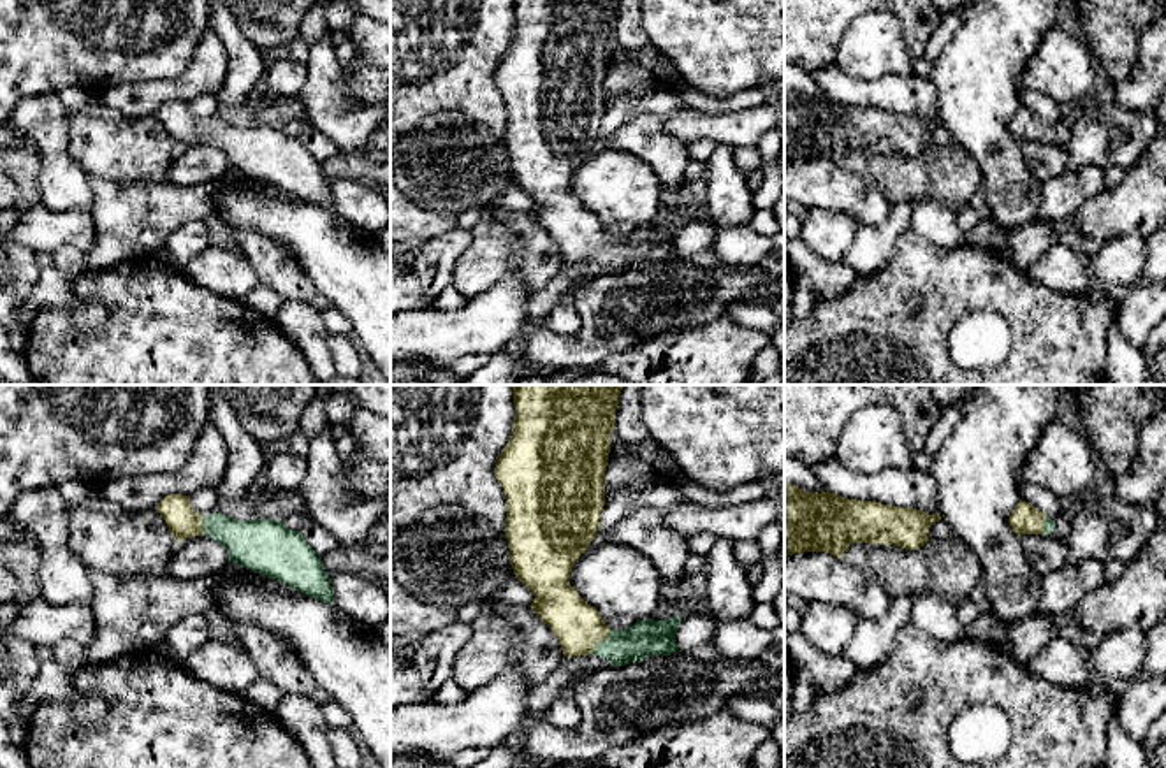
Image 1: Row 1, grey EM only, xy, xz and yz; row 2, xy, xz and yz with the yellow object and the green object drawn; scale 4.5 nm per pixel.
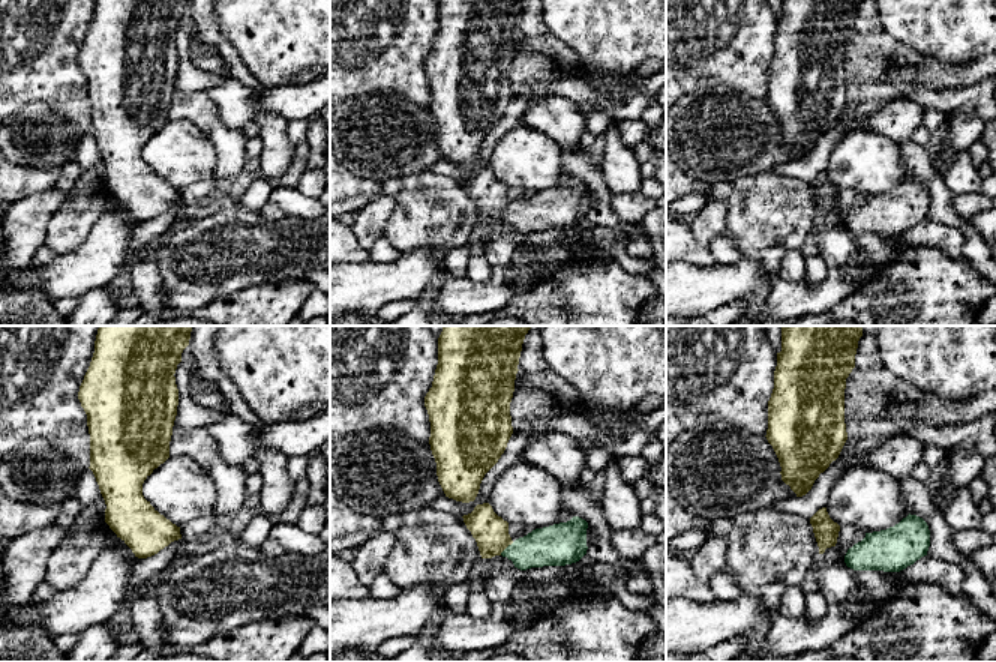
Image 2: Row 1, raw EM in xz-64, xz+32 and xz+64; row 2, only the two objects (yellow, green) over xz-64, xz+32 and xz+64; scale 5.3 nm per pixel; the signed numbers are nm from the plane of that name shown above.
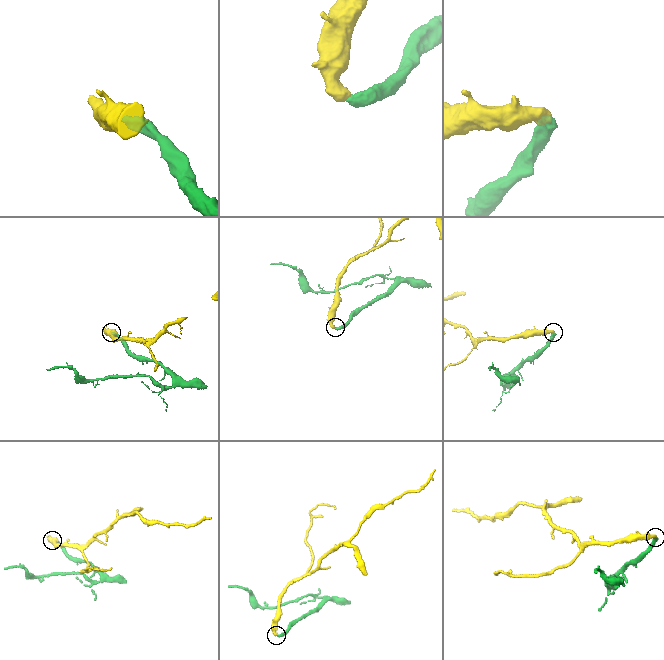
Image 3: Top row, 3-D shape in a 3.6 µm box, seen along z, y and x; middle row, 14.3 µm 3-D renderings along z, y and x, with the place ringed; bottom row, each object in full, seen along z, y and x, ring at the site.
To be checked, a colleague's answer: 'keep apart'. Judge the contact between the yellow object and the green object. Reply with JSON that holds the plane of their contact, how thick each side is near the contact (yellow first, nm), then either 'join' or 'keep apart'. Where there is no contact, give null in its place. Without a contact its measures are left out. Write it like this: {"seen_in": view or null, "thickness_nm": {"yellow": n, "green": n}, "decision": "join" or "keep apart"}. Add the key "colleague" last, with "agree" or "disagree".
{"seen_in": "xz", "thickness_nm": {"yellow": 220, "green": 170}, "decision": "join", "colleague": "disagree"}

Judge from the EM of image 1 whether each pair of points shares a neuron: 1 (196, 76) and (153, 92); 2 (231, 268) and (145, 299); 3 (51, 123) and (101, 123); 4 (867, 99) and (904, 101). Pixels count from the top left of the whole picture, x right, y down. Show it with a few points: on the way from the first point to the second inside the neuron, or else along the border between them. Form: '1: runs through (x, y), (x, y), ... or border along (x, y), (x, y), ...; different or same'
1: runs through (185, 86), (164, 90); same
2: border along (180, 271), (231, 301); different
3: border along (69, 111), (67, 153), (78, 164); different
4: runs through (876, 99), (896, 99); same

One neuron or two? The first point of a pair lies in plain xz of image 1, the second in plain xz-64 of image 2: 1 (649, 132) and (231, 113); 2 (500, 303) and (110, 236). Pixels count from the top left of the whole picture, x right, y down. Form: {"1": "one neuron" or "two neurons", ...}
{"1": "two neurons", "2": "one neuron"}

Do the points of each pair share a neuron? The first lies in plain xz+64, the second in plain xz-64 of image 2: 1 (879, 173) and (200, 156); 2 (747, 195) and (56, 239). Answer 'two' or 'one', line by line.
1: one
2: one

